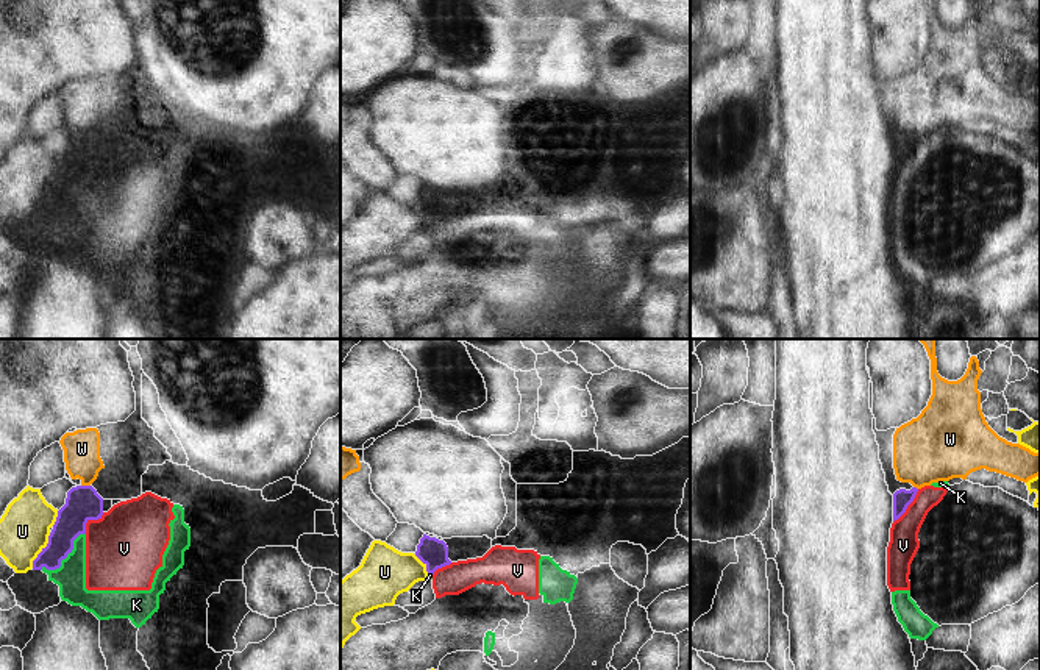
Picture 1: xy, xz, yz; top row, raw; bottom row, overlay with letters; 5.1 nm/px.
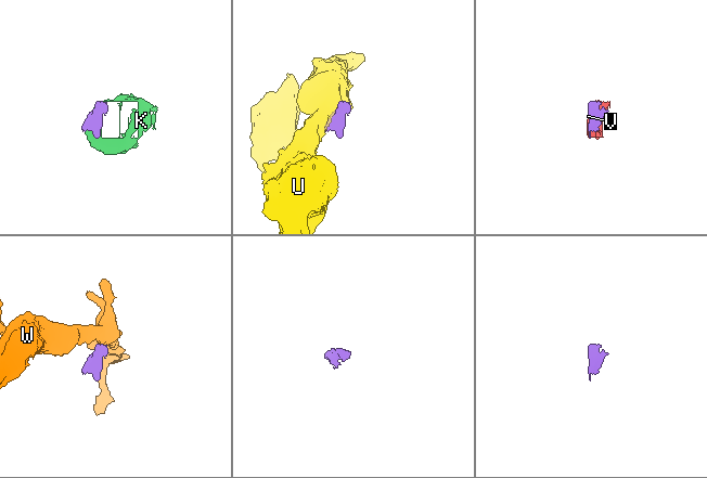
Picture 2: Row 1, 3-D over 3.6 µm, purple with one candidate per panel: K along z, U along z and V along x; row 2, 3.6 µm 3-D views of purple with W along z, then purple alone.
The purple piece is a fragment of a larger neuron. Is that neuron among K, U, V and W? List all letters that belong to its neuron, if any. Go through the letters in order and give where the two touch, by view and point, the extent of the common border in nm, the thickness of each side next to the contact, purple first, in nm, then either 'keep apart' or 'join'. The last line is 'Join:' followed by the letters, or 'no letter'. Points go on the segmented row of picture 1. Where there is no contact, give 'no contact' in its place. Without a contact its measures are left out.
K: xy (64, 558) | 300 nm | 160/160 nm | keep apart
U: xy (42, 550) | 200 nm | 160/260 nm | keep apart
V: yz (908, 505) | 220 nm | 100/150 nm | keep apart
W: xy (86, 486) | 50 nm | 180/190 nm | keep apart
Join: no letter

